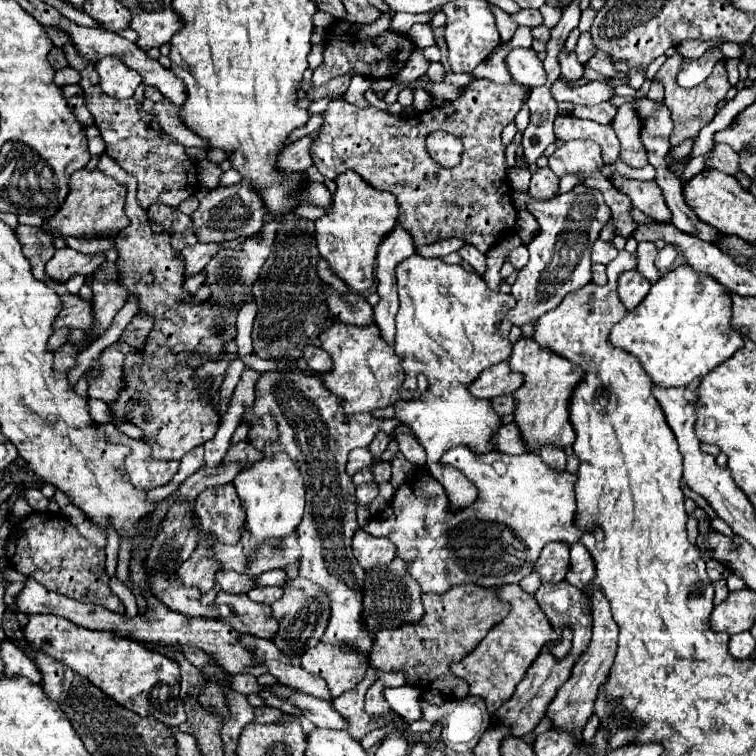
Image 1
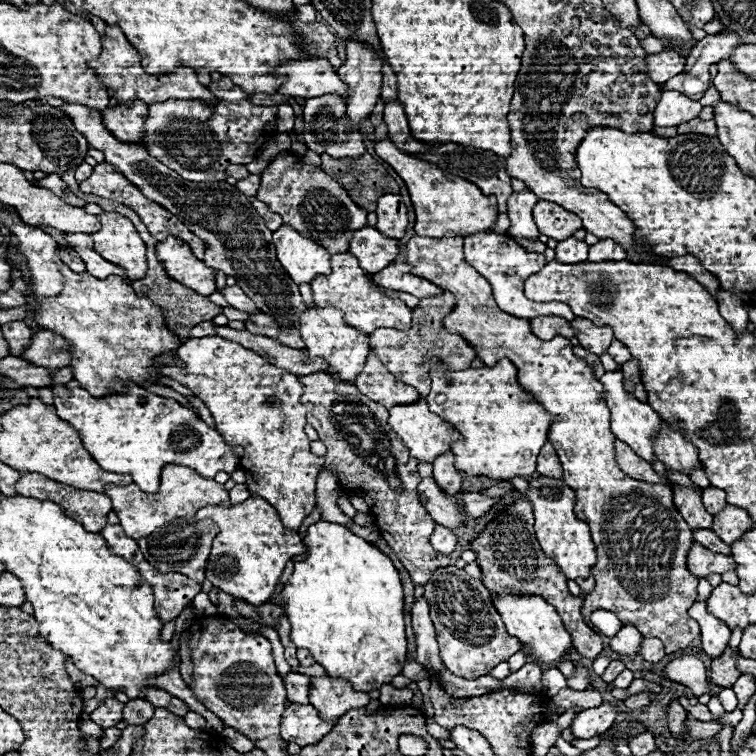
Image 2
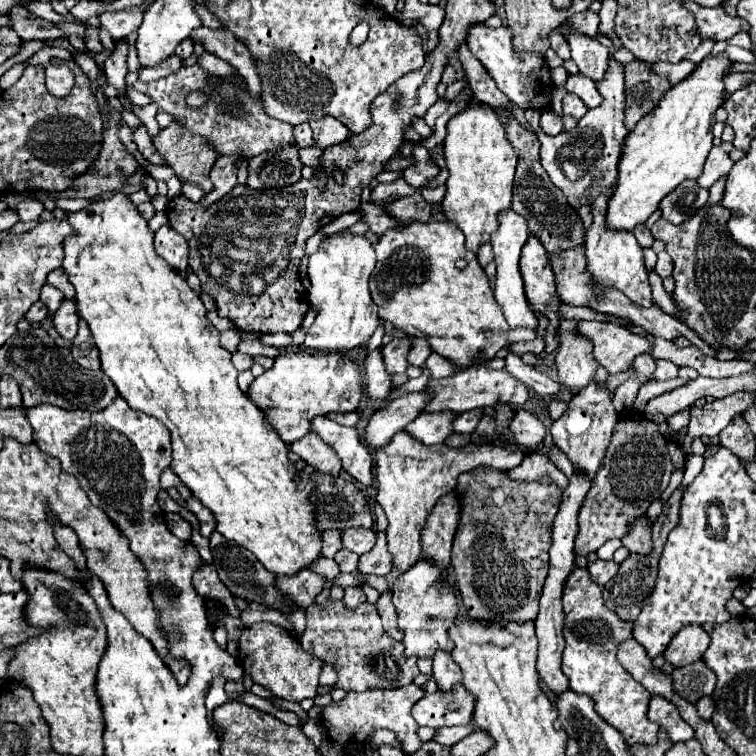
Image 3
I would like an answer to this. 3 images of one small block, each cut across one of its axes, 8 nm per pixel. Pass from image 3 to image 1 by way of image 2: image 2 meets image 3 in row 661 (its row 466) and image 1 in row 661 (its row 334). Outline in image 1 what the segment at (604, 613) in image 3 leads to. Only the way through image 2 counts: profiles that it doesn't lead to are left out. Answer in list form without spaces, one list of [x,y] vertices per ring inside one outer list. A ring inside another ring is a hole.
[[[518,584],[500,586],[498,590],[500,590],[498,594],[500,600],[512,604],[510,614],[488,632],[488,636],[478,644],[474,652],[470,652],[462,662],[452,666],[452,672],[468,682],[470,686],[468,694],[480,696],[486,702],[486,708],[490,714],[494,714],[500,708],[500,704],[512,698],[516,684],[534,664],[542,648],[548,648],[548,652],[552,652],[554,658],[564,658],[568,656],[572,646],[572,634],[568,632],[568,628],[564,628],[562,636],[558,636],[552,624],[548,622],[548,616],[544,616],[544,612],[540,610],[532,594],[524,592]]]

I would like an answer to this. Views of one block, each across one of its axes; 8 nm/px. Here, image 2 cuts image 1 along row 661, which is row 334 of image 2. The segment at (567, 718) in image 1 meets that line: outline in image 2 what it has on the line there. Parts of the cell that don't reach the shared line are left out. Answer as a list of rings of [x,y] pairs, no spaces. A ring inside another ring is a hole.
[[[572,320],[572,328],[578,330],[576,338],[580,340],[580,346],[586,348],[592,354],[604,354],[608,350],[608,344],[612,344],[612,328],[609,326],[596,326],[588,320]]]

